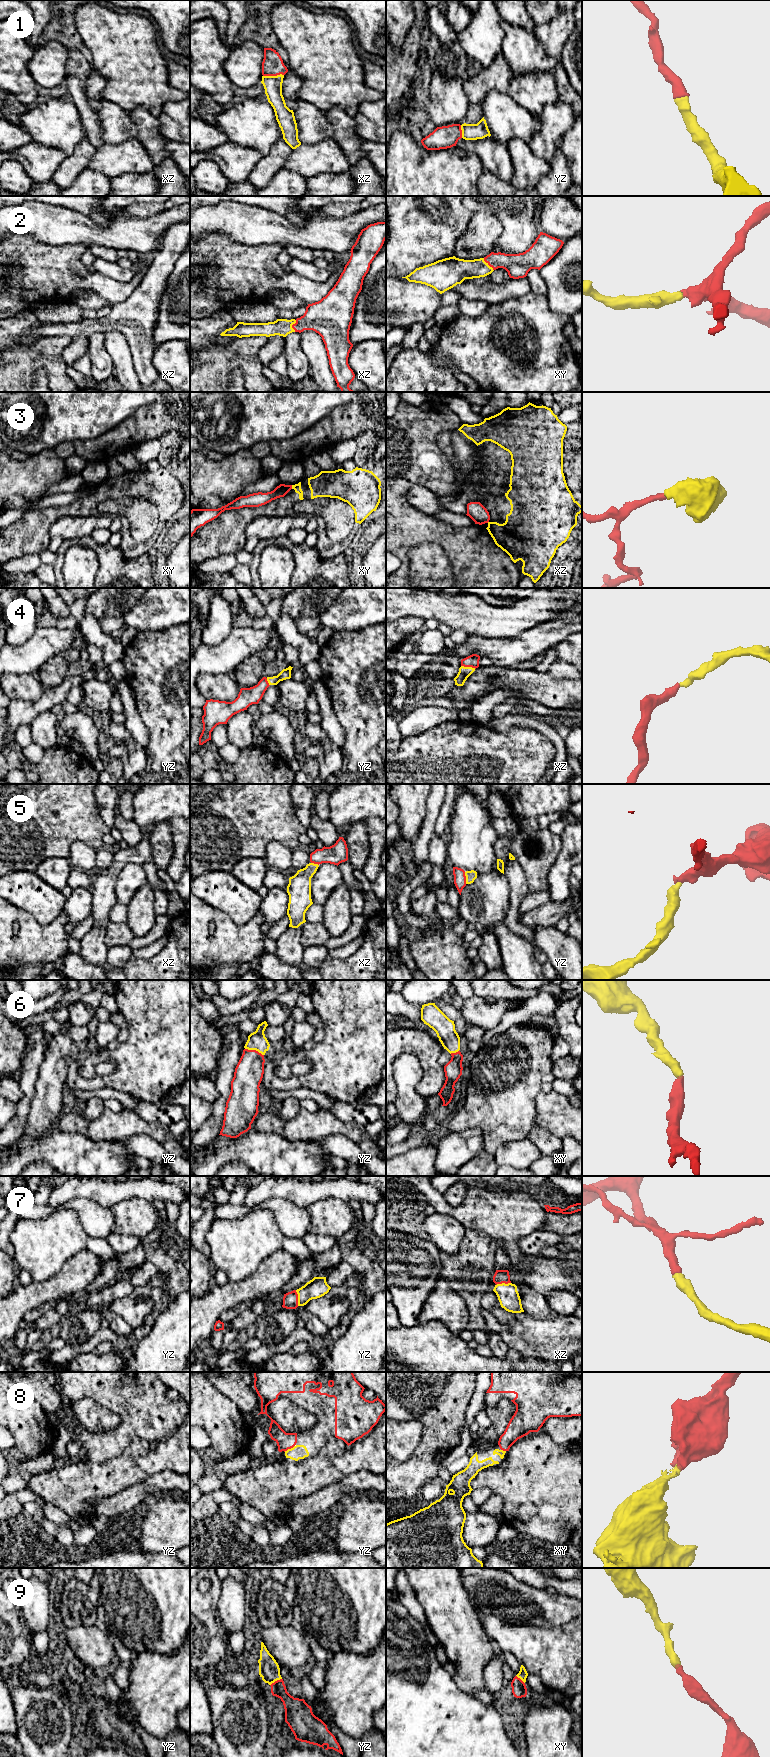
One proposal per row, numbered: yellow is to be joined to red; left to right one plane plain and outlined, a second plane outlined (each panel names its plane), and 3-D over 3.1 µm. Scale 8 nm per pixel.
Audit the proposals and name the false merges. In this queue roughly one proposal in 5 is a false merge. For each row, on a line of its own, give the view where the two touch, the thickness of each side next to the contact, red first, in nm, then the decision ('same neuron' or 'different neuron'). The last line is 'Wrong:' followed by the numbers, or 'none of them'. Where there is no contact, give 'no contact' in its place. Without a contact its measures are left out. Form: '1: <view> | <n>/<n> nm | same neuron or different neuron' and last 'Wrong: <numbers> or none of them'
1: xz | 170/140 nm | same neuron
2: xy | 190/180 nm | same neuron
3: xy | 100/60 nm | different neuron
4: xz | 100/100 nm | same neuron
5: yz | 100/80 nm | same neuron
6: yz | 220/150 nm | same neuron
7: yz | 130/160 nm | same neuron
8: yz | 140/110 nm | same neuron
9: yz | 140/170 nm | same neuron
Wrong: 3

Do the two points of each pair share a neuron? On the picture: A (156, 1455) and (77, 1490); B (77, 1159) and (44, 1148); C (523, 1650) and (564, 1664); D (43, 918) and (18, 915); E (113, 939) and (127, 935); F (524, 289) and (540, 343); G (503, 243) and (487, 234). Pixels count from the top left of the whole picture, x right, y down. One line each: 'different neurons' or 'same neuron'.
A: different neurons
B: same neuron
C: same neuron
D: different neurons
E: same neuron
F: different neurons
G: different neurons

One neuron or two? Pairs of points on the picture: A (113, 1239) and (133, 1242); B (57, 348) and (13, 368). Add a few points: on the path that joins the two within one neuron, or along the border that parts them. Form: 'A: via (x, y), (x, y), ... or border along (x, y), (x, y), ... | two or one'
A: via (118, 1242), (128, 1242) | one
B: via (46, 353), (41, 357), (34, 357), (24, 361) | one

